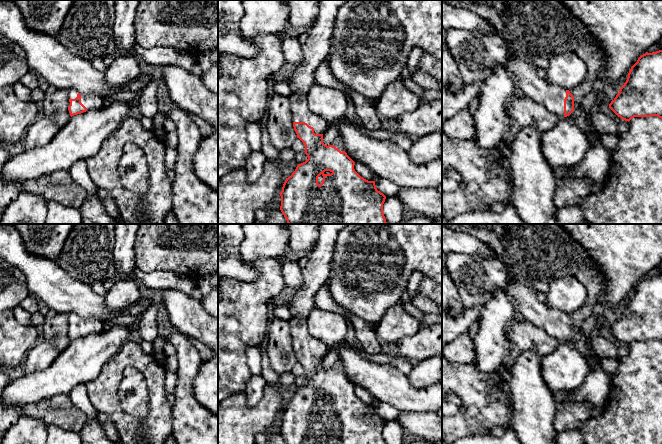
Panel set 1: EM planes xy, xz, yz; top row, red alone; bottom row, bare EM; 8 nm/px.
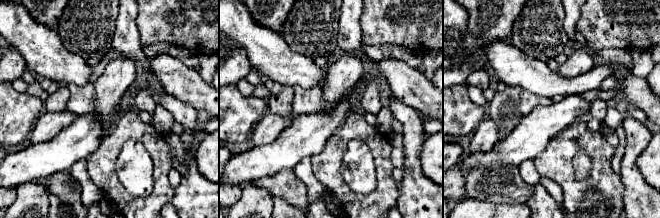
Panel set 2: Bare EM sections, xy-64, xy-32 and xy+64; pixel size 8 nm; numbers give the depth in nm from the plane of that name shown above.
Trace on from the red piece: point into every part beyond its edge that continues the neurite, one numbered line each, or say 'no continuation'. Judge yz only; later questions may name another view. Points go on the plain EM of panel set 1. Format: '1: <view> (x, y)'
1: yz (528, 306)

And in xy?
1: xy (90, 325)

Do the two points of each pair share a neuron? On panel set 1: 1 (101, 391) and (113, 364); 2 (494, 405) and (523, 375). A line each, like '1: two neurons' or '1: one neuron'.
1: one neuron
2: two neurons

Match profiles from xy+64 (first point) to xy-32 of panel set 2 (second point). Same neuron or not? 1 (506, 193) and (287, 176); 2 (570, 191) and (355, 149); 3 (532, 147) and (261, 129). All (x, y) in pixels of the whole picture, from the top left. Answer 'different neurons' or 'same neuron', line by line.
1: same neuron
2: different neurons
3: different neurons

